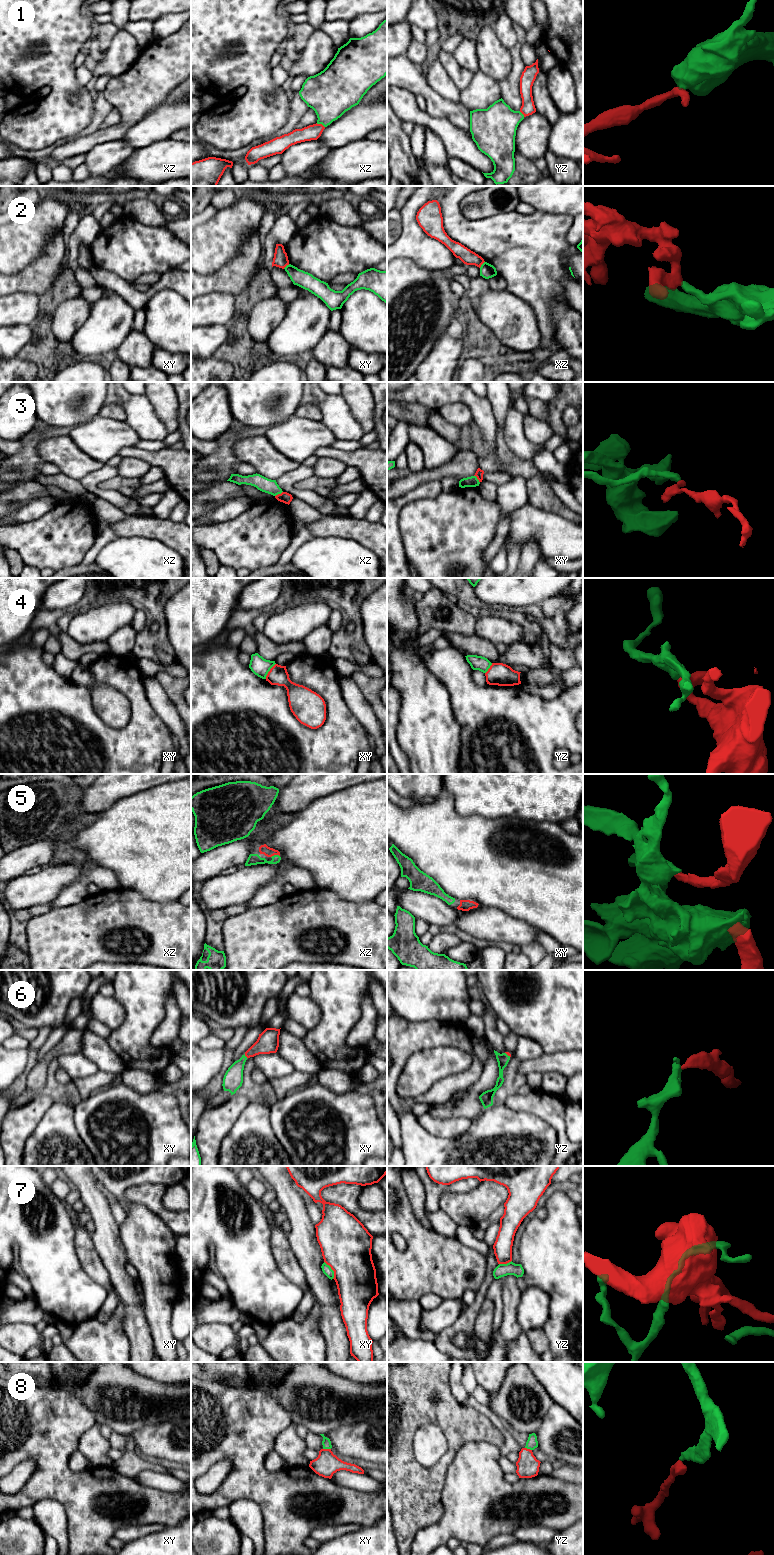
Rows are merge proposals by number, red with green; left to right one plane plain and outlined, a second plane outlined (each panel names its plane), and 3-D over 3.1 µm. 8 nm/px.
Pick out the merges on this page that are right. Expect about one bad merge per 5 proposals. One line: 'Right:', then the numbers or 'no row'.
Right: 1, 5, 6, 8

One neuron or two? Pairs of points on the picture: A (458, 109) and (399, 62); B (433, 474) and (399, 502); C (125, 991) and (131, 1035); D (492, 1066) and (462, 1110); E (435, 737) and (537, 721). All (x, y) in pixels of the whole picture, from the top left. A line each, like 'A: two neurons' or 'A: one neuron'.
A: one neuron
B: two neurons
C: one neuron
D: one neuron
E: two neurons

